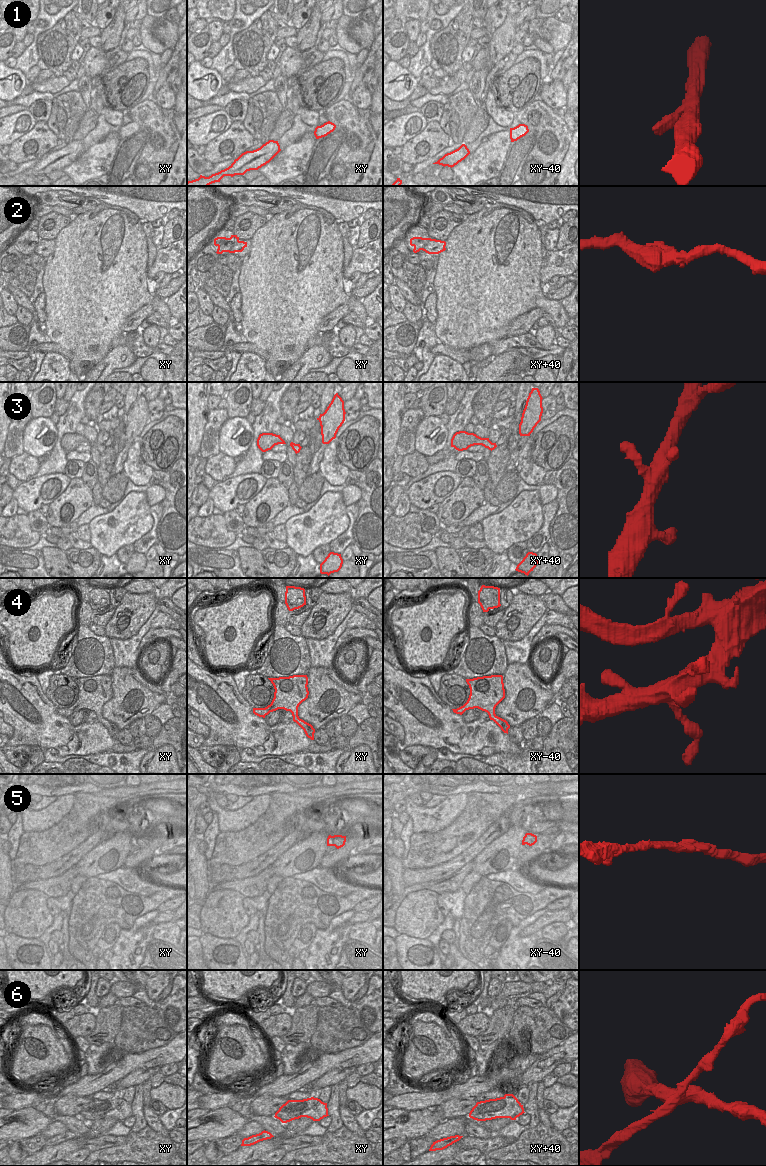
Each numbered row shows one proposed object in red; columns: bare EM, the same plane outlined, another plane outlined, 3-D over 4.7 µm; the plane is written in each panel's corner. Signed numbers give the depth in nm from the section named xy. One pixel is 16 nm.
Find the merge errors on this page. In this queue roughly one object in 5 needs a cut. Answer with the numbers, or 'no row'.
6

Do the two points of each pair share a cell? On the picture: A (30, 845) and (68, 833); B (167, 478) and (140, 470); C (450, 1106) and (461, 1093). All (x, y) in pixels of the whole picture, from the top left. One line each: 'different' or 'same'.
A: same
B: different
C: different

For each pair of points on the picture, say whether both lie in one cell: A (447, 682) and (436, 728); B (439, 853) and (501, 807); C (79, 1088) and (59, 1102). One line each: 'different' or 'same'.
A: different
B: same
C: different

